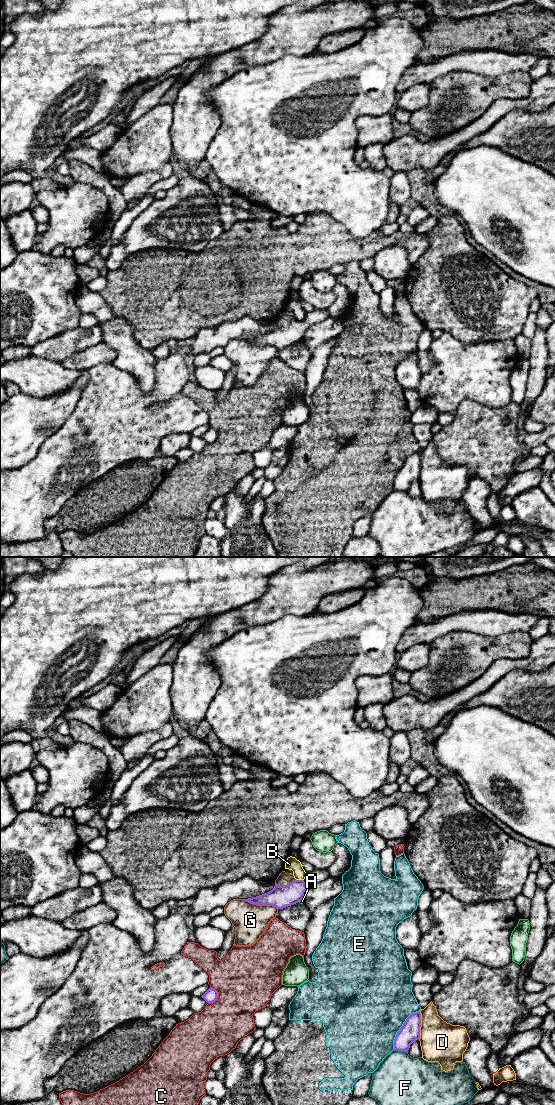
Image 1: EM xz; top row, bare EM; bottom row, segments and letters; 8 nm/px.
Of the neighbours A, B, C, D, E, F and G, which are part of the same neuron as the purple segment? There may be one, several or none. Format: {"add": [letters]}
{"add": []}

